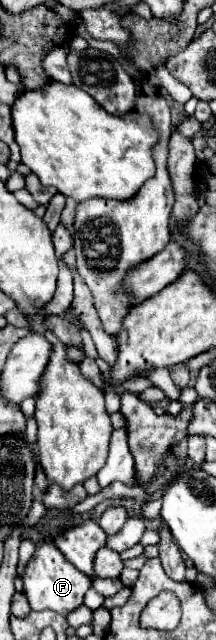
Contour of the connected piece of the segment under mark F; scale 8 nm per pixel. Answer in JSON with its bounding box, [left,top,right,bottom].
[22,542,92,616]

